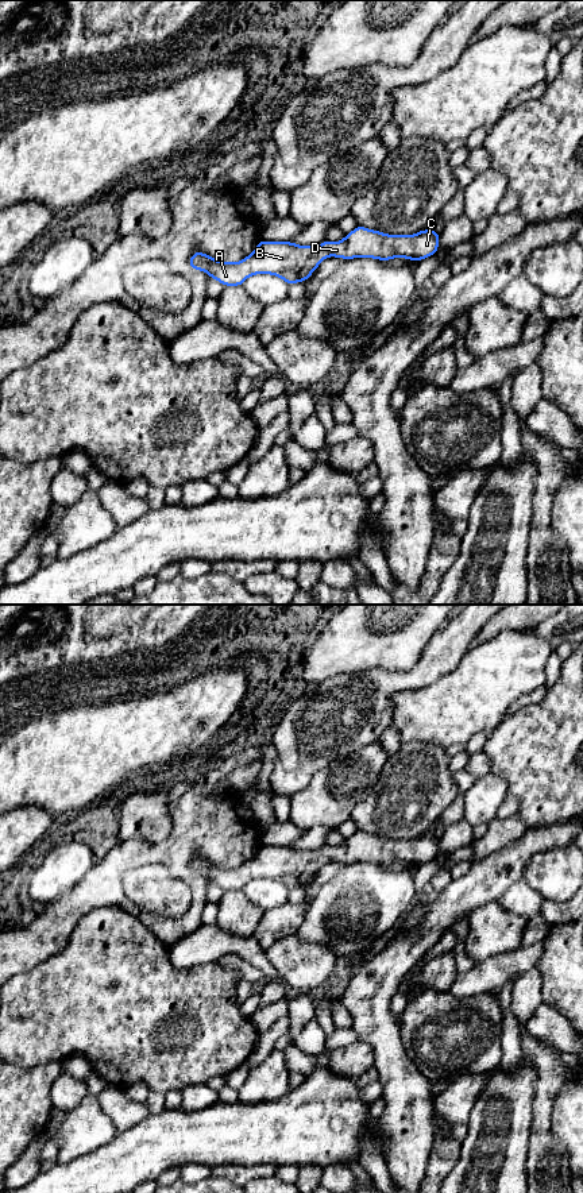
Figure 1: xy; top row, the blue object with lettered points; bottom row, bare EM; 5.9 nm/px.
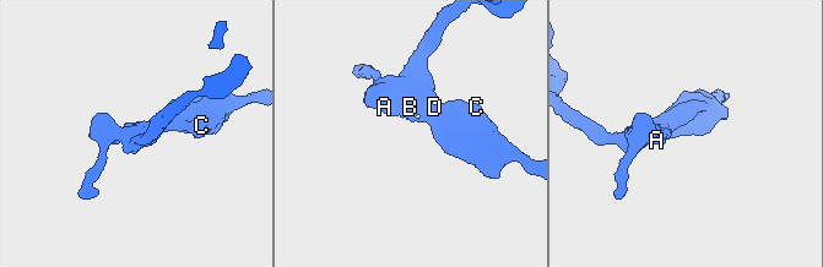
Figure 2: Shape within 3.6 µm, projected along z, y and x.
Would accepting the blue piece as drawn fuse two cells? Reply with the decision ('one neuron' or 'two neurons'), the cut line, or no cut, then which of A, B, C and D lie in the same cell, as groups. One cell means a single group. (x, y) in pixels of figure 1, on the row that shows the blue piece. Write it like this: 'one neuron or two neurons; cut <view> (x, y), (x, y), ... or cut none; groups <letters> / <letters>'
one neuron; cut none; groups A B C D

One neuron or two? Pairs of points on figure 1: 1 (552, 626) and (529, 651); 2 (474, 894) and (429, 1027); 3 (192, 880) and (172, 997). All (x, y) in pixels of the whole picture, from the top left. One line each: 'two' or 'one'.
1: two
2: two
3: two

